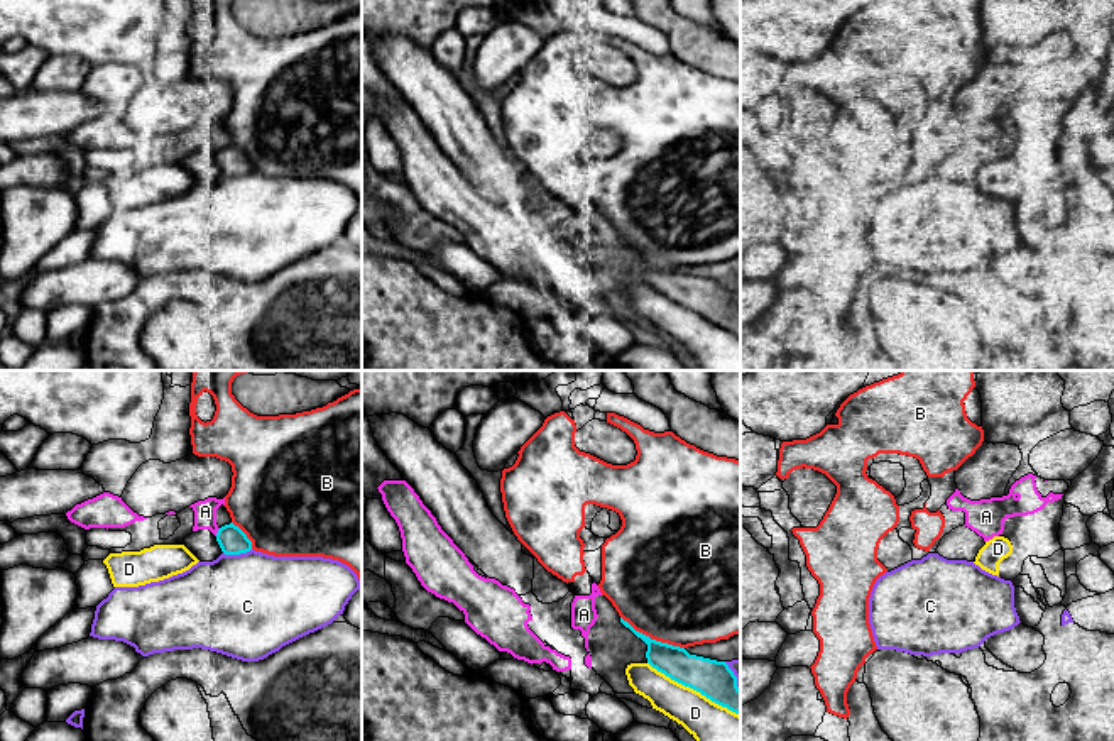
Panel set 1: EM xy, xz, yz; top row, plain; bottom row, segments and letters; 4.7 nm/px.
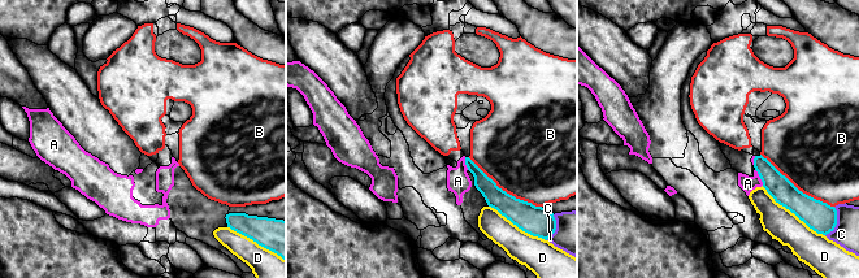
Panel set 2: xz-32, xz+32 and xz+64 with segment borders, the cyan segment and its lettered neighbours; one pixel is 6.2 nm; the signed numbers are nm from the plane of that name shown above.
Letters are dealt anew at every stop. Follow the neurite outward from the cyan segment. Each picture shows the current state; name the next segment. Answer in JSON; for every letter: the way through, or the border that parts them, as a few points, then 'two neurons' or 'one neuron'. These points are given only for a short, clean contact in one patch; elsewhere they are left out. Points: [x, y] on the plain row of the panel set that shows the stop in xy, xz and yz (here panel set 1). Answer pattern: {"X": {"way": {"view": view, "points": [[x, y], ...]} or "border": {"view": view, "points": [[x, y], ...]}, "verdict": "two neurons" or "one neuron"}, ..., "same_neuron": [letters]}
{"A": {"verdict": "two neurons"}, "B": {"verdict": "two neurons"}, "C": {"verdict": "two neurons"}, "D": {"verdict": "two neurons"}, "same_neuron": []}

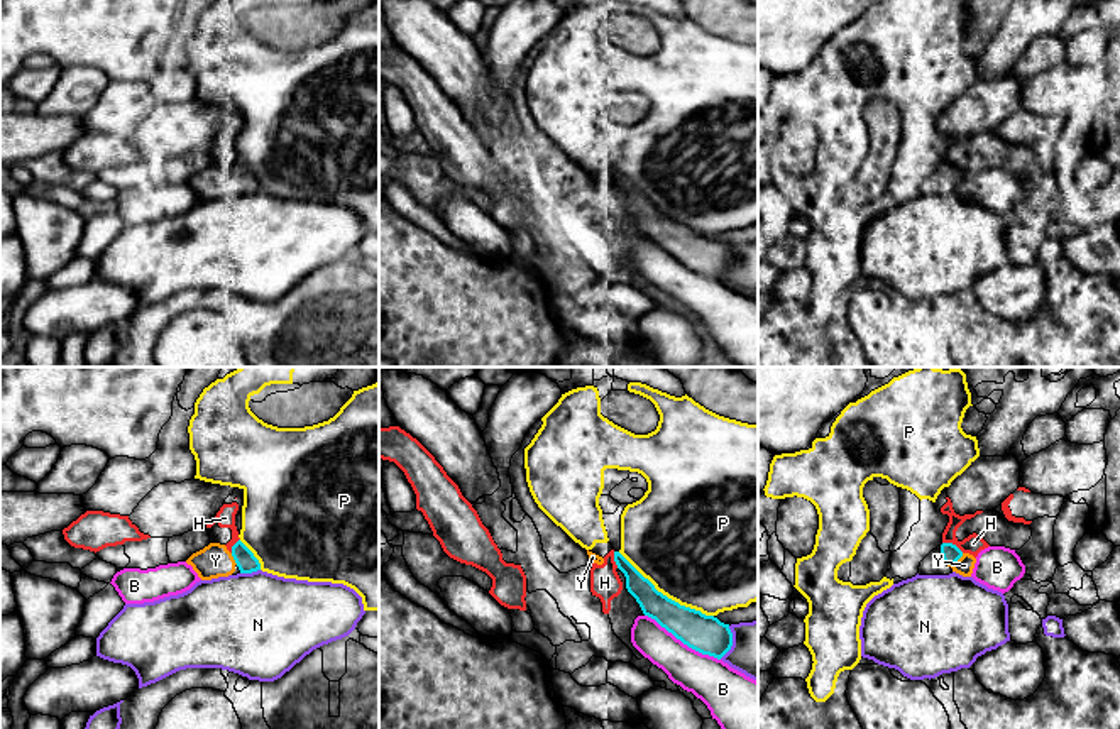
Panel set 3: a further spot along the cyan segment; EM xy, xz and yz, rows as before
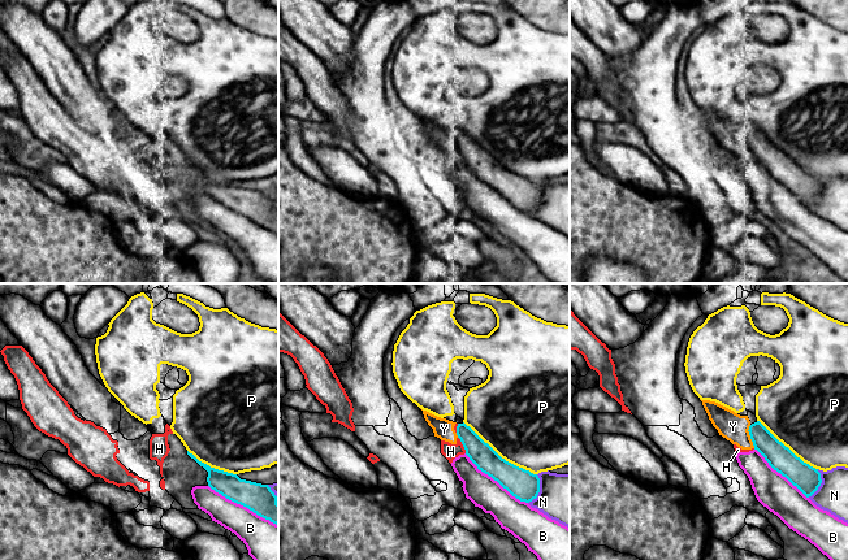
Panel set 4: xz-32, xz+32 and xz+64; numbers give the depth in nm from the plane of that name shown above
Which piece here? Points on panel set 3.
{"B": {"verdict": "two neurons"}, "H": {"verdict": "two neurons"}, "N": {"verdict": "two neurons"}, "P": {"verdict": "two neurons"}, "Y": {"verdict": "one neuron"}, "same_neuron": ["Y"]}

